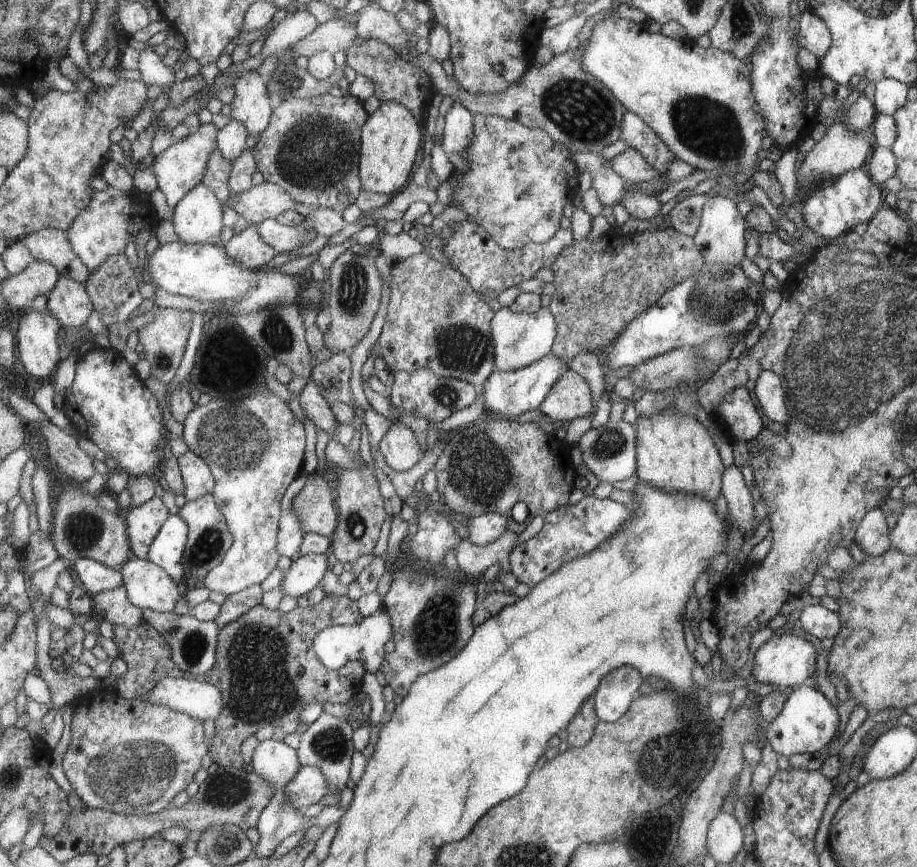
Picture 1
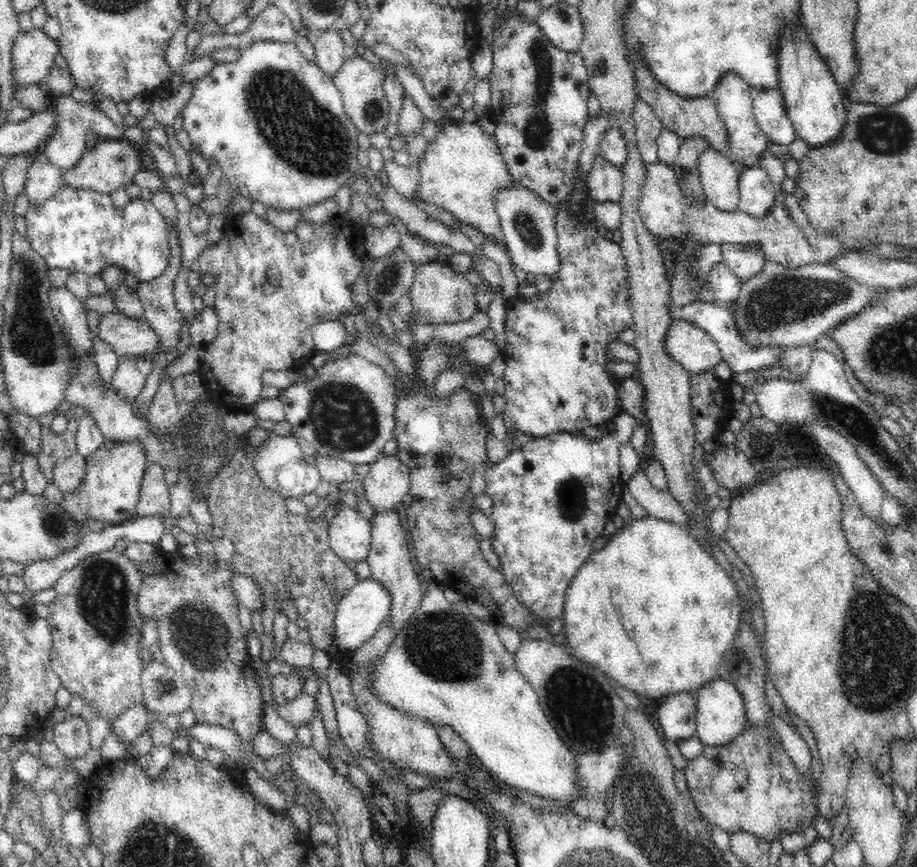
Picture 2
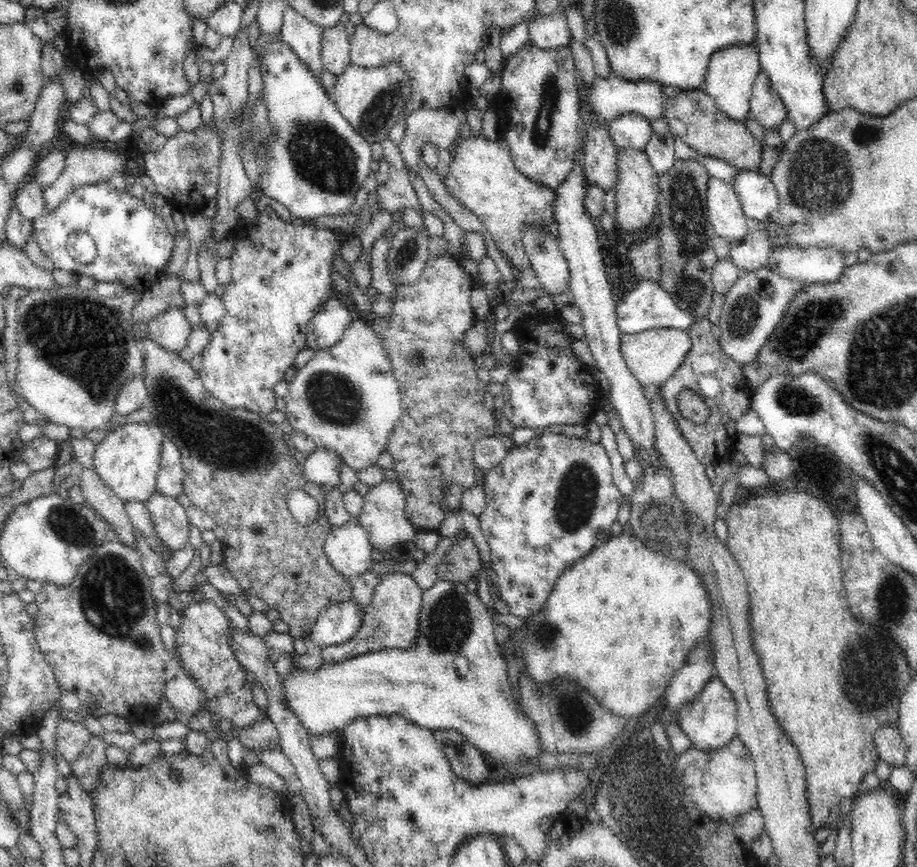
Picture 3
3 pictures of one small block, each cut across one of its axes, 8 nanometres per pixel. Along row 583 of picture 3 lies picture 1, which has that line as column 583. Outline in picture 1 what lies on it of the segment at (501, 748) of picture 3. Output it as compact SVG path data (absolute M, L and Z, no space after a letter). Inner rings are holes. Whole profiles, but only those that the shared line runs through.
M623 420L610 421L604 427L590 428L574 446L582 450L584 470L590 470L598 482L614 484L630 478L637 471L637 428Z

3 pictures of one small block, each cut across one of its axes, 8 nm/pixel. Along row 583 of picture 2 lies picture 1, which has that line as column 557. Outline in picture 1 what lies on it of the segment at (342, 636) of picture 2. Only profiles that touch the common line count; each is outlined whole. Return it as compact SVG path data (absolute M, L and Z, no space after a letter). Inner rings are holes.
M551 351L540 360L514 372L500 372L495 368L493 374L489 376L489 380L480 386L482 398L484 398L484 408L509 419L520 416L524 412L536 410L548 398L558 380L569 370L568 364L565 357L556 356Z

